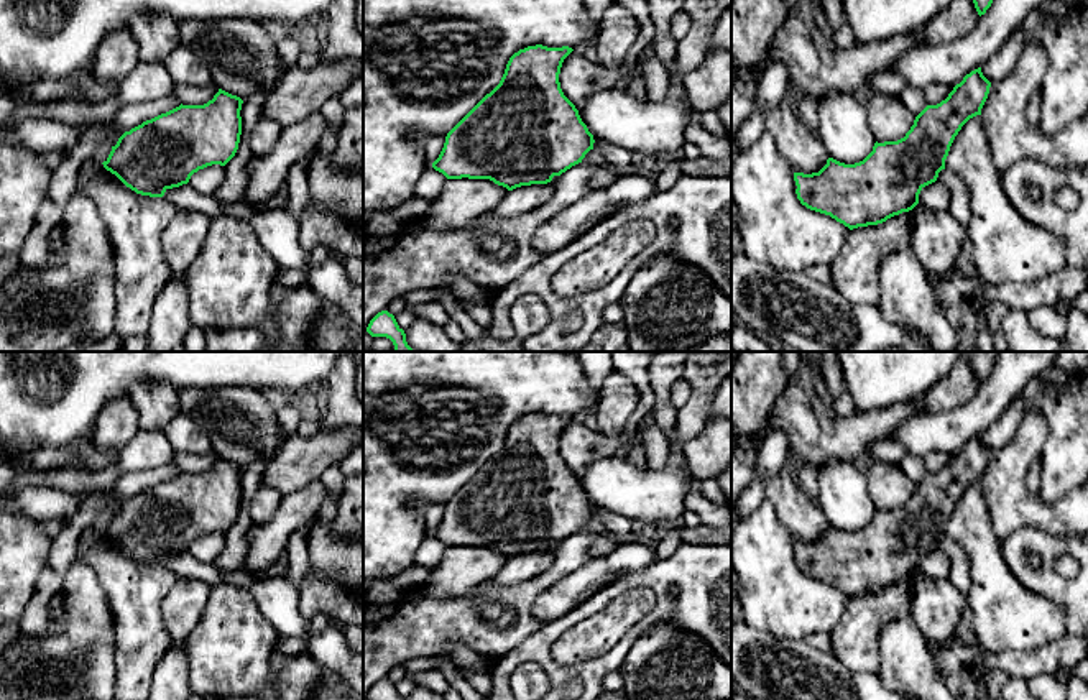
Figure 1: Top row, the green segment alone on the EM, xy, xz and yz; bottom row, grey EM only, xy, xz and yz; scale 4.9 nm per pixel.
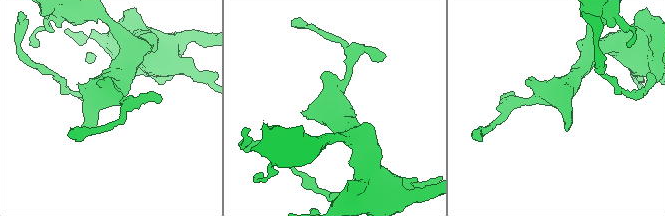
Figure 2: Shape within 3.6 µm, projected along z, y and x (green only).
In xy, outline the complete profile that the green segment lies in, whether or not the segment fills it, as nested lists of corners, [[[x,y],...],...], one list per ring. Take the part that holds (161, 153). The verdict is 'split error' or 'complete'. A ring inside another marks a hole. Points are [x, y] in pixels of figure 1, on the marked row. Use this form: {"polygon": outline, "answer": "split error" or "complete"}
{"polygon": [[[222,89],[204,105],[179,105],[125,131],[102,163],[127,187],[141,196],[163,197],[168,189],[187,184],[199,169],[225,166],[237,153],[242,135],[243,100]]], "answer": "complete"}

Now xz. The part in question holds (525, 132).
{"polygon": [[[536,44],[514,53],[500,84],[447,133],[432,168],[447,179],[490,179],[513,191],[547,184],[582,163],[595,140],[559,82],[562,62],[572,51]]], "answer": "complete"}

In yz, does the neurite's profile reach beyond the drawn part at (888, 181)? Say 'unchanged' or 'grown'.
unchanged

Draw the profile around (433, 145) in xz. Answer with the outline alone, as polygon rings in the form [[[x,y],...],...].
[[[429,136],[422,141],[426,161],[429,166],[439,158],[442,148],[444,148],[445,138],[444,136]]]

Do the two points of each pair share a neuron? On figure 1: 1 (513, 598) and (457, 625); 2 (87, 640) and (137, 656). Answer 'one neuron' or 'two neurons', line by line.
1: one neuron
2: two neurons

